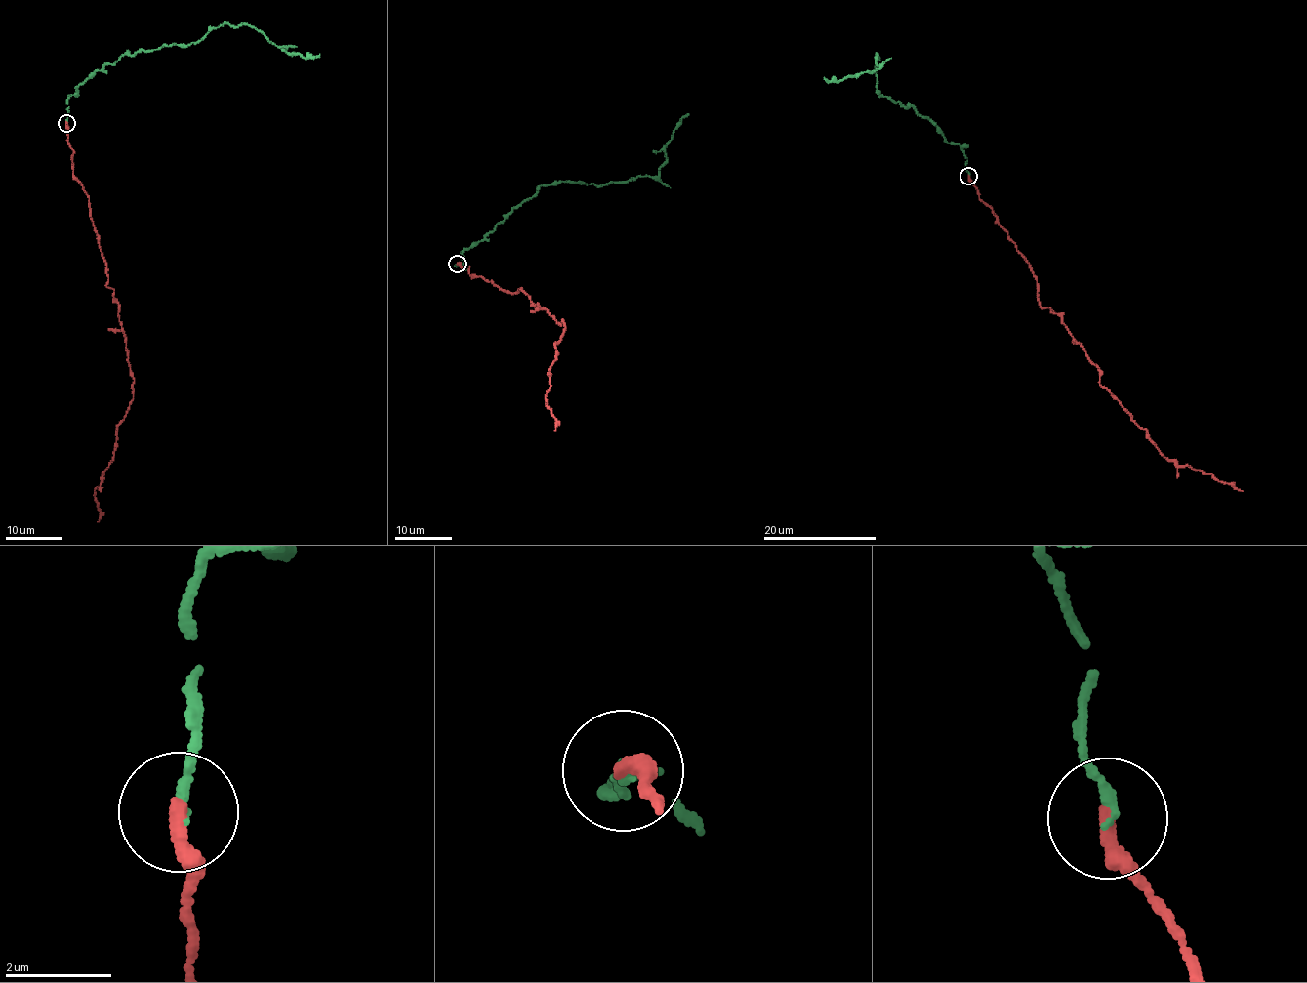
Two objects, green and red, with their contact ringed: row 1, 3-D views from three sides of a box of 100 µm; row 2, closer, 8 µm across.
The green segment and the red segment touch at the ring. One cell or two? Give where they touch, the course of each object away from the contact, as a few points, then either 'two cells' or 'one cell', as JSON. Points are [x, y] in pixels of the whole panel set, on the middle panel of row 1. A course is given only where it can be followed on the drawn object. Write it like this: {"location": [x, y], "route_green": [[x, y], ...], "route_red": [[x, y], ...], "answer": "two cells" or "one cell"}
{"location": [457, 264], "route_green": [[457, 265], [464, 263], [462, 252], [541, 185], [594, 185], [657, 176], [666, 160], [667, 143], [688, 114]], "route_red": [[457, 264], [506, 291], [522, 287], [558, 323], [564, 320], [546, 406], [556, 421], [554, 430]], "answer": "one cell"}

